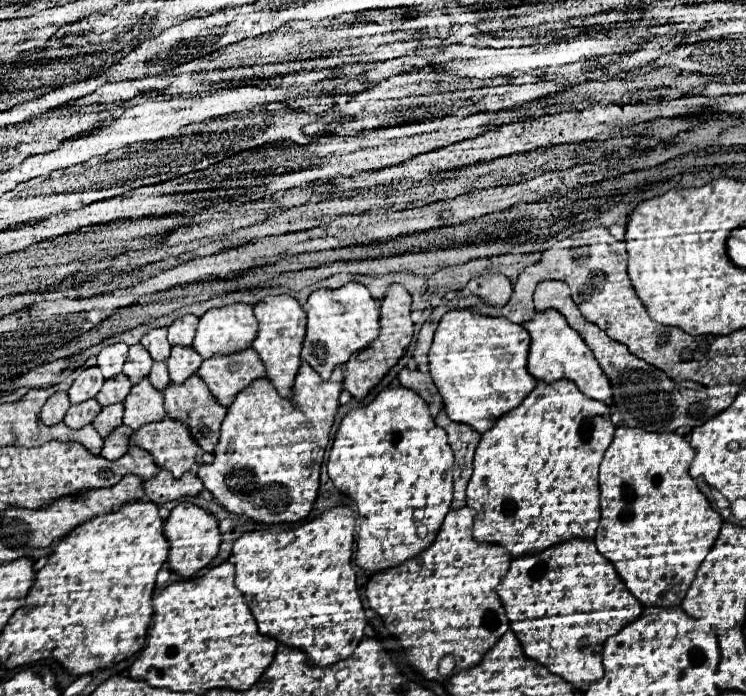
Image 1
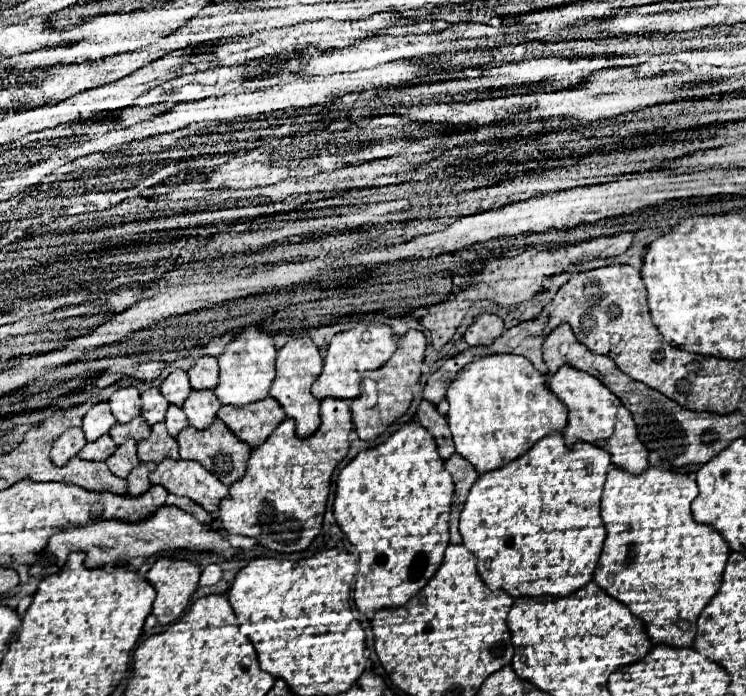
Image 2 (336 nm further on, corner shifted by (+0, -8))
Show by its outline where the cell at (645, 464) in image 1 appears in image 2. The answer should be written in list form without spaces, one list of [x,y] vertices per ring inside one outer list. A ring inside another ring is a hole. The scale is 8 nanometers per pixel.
[[[612,466],[602,492],[602,520],[606,526],[606,540],[594,570],[594,582],[612,598],[620,600],[646,624],[646,632],[654,644],[692,646],[696,636],[696,618],[718,592],[722,572],[730,554],[728,544],[720,532],[712,532],[706,524],[696,524],[690,514],[690,504],[698,496],[698,486],[688,474],[650,466],[644,474],[632,474],[624,468]]]

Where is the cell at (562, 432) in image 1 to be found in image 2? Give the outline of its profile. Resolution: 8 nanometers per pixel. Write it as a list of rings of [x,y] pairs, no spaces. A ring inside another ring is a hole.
[[[552,432],[552,434],[544,436],[544,438],[540,438],[540,442],[536,442],[526,454],[512,460],[510,464],[506,464],[502,468],[496,468],[492,472],[480,474],[476,484],[468,492],[468,500],[466,500],[464,510],[460,514],[460,534],[462,534],[464,546],[478,558],[478,572],[480,572],[482,580],[486,582],[486,586],[490,590],[500,590],[502,588],[510,596],[540,596],[540,594],[568,596],[574,590],[588,584],[592,580],[592,574],[594,574],[594,568],[596,568],[598,556],[602,552],[604,538],[606,538],[606,528],[604,528],[602,518],[600,518],[600,496],[602,496],[602,486],[604,486],[608,470],[610,470],[608,452],[604,452],[602,448],[596,448],[594,444],[588,444],[588,442],[576,442],[572,446],[566,446],[564,440],[562,440],[562,434]]]

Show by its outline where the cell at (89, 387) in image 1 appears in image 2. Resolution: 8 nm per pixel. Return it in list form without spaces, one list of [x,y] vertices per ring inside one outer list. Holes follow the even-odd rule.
[[[108,402],[92,404],[82,420],[82,430],[86,434],[86,440],[96,440],[102,434],[108,434],[108,430],[114,426],[116,418],[112,416],[112,410],[108,408]]]

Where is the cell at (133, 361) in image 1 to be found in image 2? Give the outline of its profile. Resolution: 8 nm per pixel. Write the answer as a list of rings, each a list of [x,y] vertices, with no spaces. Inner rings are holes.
[[[150,386],[148,390],[144,390],[140,394],[140,400],[142,400],[142,416],[146,418],[146,422],[150,426],[154,426],[156,422],[164,420],[164,414],[166,414],[166,408],[168,408],[168,400],[164,400],[162,392],[156,386]]]

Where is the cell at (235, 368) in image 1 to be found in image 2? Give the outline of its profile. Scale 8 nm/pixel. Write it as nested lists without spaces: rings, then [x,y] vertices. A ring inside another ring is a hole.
[[[268,396],[256,404],[246,404],[244,408],[220,406],[218,418],[232,428],[240,440],[248,442],[250,446],[258,446],[286,418],[286,414],[280,404]]]

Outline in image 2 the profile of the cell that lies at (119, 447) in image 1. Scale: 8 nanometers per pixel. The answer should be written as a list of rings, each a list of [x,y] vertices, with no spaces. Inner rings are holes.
[[[140,462],[136,468],[132,468],[132,472],[126,478],[130,496],[138,496],[138,494],[142,494],[142,492],[146,492],[150,488],[148,474],[152,470],[154,470],[154,462]]]

